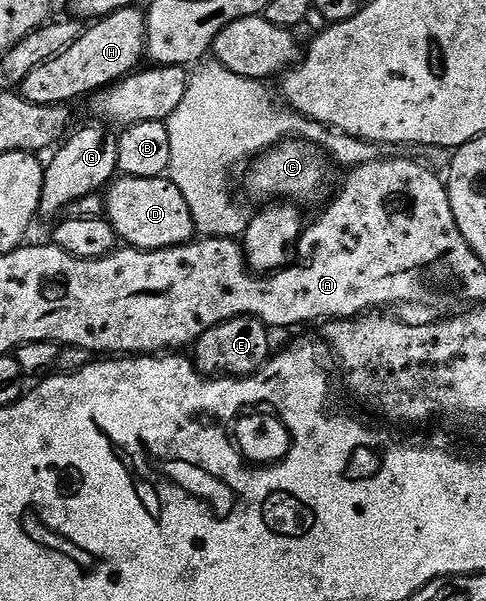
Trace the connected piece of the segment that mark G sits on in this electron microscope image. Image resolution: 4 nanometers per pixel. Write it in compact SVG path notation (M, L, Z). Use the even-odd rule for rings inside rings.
M107 125L104 126L82 127L76 135L73 133L71 137L55 151L57 154L54 155L52 159L47 159L44 168L42 200L40 201L41 215L59 215L66 208L66 204L74 204L86 196L97 193L97 191L107 187L109 183L117 177L117 135L115 133L111 134L111 132L107 130L109 127Z

